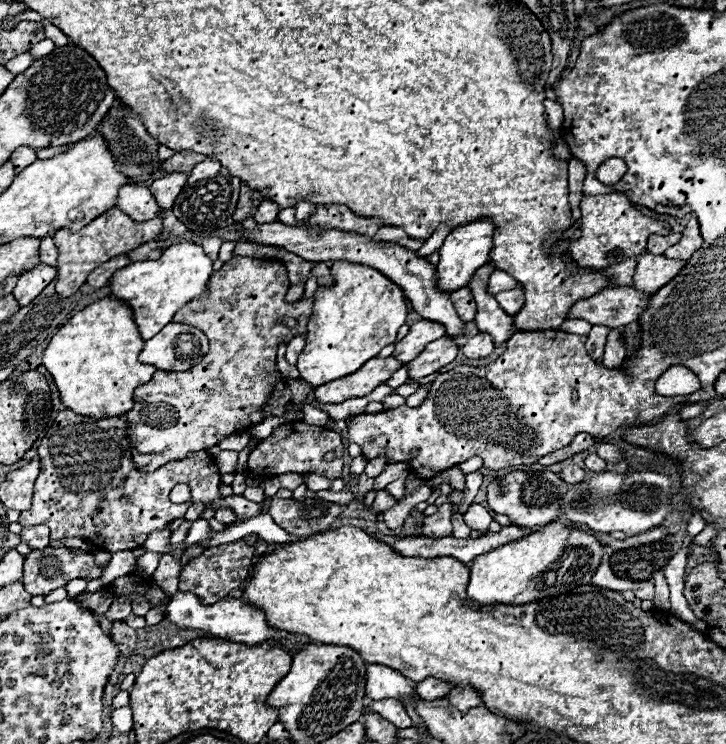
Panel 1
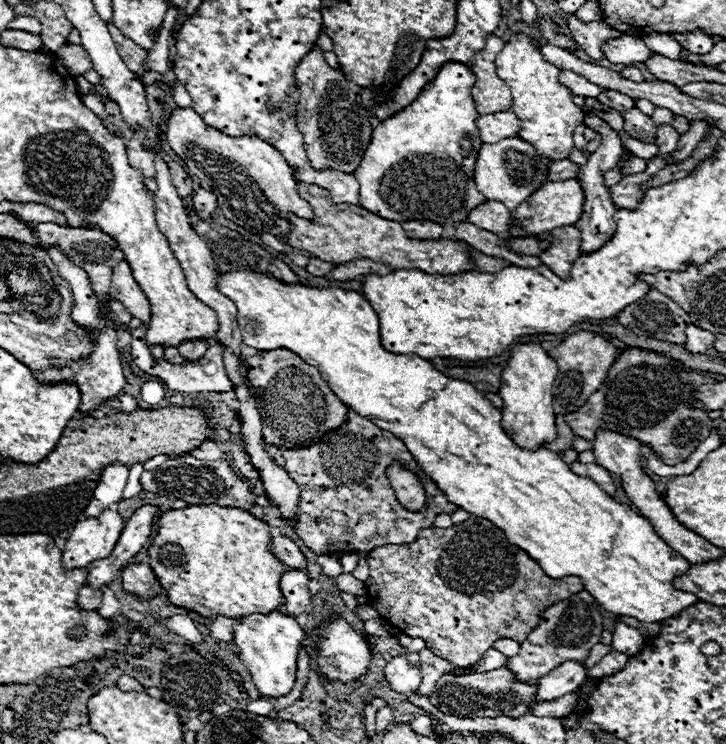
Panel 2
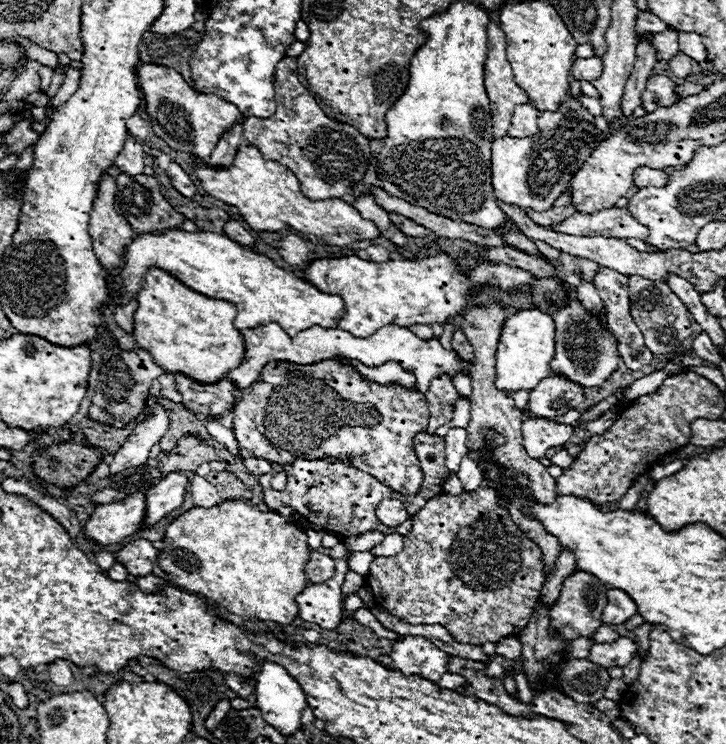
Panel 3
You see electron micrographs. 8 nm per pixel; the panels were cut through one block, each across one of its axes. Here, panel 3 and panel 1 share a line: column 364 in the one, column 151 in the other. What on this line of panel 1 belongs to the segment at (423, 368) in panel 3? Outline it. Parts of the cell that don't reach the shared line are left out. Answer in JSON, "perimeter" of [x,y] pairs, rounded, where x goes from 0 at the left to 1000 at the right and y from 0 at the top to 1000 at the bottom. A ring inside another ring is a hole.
{"perimeter":[[[231,435],[223,441],[212,454],[207,454],[198,462],[198,470],[193,473],[193,487],[209,489],[215,497],[229,497],[229,500],[253,500],[270,492],[287,473],[287,454],[281,452],[278,444],[259,438],[259,435]]]}

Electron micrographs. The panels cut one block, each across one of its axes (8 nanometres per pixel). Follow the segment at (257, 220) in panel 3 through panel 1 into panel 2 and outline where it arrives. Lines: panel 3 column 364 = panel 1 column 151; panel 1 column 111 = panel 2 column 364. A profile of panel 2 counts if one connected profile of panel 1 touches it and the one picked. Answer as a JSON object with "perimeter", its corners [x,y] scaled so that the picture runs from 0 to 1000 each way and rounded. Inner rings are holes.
{"perimeter":[[[410,245],[410,258],[430,274],[430,282],[435,288],[433,298],[413,296],[408,290],[399,290],[402,312],[397,315],[397,328],[427,339],[433,347],[457,352],[457,355],[477,355],[493,347],[510,347],[518,352],[526,352],[537,358],[540,363],[548,360],[576,360],[587,368],[631,368],[631,366],[647,366],[658,363],[650,355],[650,344],[645,333],[623,325],[623,323],[573,323],[559,317],[551,298],[529,296],[496,277],[488,274],[460,274],[455,269],[455,261],[435,250],[435,247],[419,247]]]}

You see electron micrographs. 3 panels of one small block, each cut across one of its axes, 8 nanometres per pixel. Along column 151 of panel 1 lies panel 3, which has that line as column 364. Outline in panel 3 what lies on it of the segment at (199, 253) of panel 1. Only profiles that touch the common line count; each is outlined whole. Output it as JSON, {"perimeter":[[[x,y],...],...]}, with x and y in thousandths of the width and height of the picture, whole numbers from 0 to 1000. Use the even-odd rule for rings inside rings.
{"perimeter":[[[493,344],[444,347],[444,349],[433,349],[427,355],[427,360],[419,363],[419,374],[424,379],[430,379],[438,390],[444,390],[449,395],[463,395],[474,403],[477,422],[468,433],[468,441],[482,446],[490,454],[507,454],[532,435],[545,435],[545,438],[556,438],[556,441],[565,441],[567,435],[612,438],[612,433],[617,427],[625,427],[628,422],[636,422],[645,414],[645,409],[650,403],[650,398],[645,395],[647,387],[672,384],[672,387],[680,387],[689,392],[711,392],[713,387],[733,384],[733,379],[738,376],[738,371],[733,366],[719,363],[719,360],[694,358],[694,355],[658,355],[650,363],[634,363],[631,355],[620,344],[598,344],[598,347],[584,347],[584,349],[545,347],[545,349],[534,349],[534,352],[507,352]]]}

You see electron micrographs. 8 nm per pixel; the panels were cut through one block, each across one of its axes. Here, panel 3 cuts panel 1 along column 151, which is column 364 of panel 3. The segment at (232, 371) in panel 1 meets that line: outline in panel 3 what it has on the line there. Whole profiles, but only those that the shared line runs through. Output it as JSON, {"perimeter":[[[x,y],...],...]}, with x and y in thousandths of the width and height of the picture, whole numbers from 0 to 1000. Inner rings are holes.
{"perimeter":[[[444,484],[435,489],[402,489],[402,487],[380,487],[361,497],[353,516],[333,524],[331,538],[325,540],[322,551],[322,589],[333,608],[342,613],[364,616],[380,624],[399,624],[408,616],[419,618],[438,618],[438,616],[496,616],[479,618],[490,629],[512,637],[518,645],[532,651],[534,656],[556,664],[573,667],[584,648],[584,634],[579,624],[565,624],[565,602],[567,591],[576,581],[590,575],[590,540],[584,530],[565,527],[545,519],[523,519],[496,508],[488,495],[471,492],[463,484]],[[377,602],[380,608],[397,608],[402,613],[369,613],[369,605]]]}

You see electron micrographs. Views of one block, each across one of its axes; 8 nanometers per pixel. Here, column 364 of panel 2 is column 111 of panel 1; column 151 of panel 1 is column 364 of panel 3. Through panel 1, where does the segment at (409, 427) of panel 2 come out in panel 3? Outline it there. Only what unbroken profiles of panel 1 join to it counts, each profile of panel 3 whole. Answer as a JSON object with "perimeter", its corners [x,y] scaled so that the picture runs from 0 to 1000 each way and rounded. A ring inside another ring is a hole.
{"perimeter":[[[460,478],[460,484],[466,484],[468,489],[482,489],[501,511],[507,513],[518,513],[518,516],[545,516],[545,519],[554,519],[559,524],[573,524],[573,505],[570,500],[562,500],[556,495],[551,495],[551,489],[545,487],[532,487],[521,495],[507,495],[496,487],[482,487],[477,481],[468,481],[468,478]]]}

